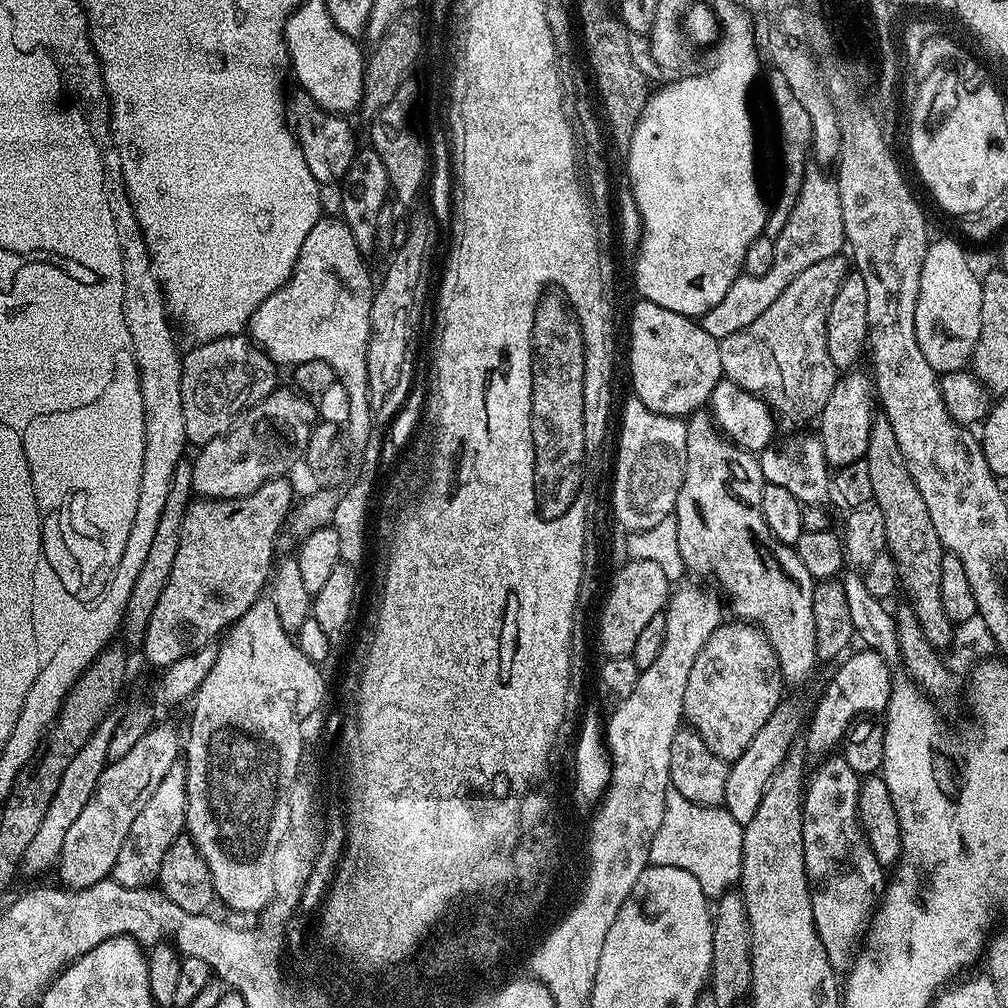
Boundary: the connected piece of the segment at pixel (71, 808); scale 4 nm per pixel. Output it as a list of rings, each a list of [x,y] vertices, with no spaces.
[[[108,714],[105,716],[88,738],[88,742],[80,748],[78,754],[68,764],[60,784],[58,784],[58,790],[56,790],[48,811],[46,811],[42,827],[38,830],[38,834],[34,834],[34,839],[30,841],[30,846],[26,849],[26,854],[22,858],[20,872],[23,875],[40,876],[43,872],[48,871],[51,867],[53,869],[57,865],[62,854],[62,846],[66,846],[66,834],[70,830],[70,825],[86,808],[86,803],[97,788],[98,778],[101,777],[109,763],[110,742],[106,742],[106,740],[108,740],[112,726],[117,726],[117,724],[118,720],[115,715]]]

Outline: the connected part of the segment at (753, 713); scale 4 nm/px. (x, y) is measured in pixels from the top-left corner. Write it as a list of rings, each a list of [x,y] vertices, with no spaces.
[[[721,622],[712,631],[710,638],[698,650],[698,658],[694,658],[694,666],[690,666],[690,678],[686,682],[686,694],[684,695],[683,719],[696,733],[722,758],[725,762],[736,760],[750,746],[754,734],[766,726],[766,718],[774,714],[774,710],[782,702],[780,691],[786,688],[784,678],[780,675],[780,663],[775,650],[764,637],[763,632],[751,622],[736,622],[740,624],[728,624]]]

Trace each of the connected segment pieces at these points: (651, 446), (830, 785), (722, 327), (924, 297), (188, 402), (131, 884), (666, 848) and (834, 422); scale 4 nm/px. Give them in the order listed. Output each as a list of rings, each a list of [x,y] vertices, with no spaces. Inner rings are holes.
[[[629,398],[624,404],[624,413],[620,416],[620,437],[615,437],[614,446],[616,442],[616,477],[610,480],[610,494],[612,490],[612,508],[616,511],[616,520],[620,524],[625,524],[625,529],[633,532],[641,532],[642,530],[650,530],[654,526],[658,526],[658,522],[671,517],[676,511],[676,499],[678,498],[678,490],[682,486],[682,478],[686,470],[686,430],[688,429],[687,423],[679,416],[667,416],[666,414],[658,414],[654,410],[650,410],[645,406],[641,400]]]
[[[832,754],[824,760],[816,768],[816,773],[809,775],[806,780],[806,787],[804,790],[804,821],[802,822],[802,850],[804,851],[804,877],[808,879],[808,898],[810,906],[812,907],[812,917],[814,918],[814,926],[818,938],[822,942],[822,946],[826,950],[826,958],[832,963],[833,968],[837,970],[844,970],[851,965],[854,959],[854,952],[852,947],[857,947],[858,941],[861,939],[862,933],[865,931],[866,925],[873,912],[876,911],[877,904],[880,903],[886,883],[886,868],[879,864],[878,859],[875,858],[874,850],[871,849],[870,842],[867,841],[867,836],[863,832],[863,827],[860,824],[858,804],[859,804],[859,790],[861,786],[861,777],[857,776],[854,770],[850,770],[850,766],[846,766],[843,755]]]
[[[808,170],[801,182],[801,193],[798,194],[794,210],[786,221],[779,239],[774,244],[772,265],[760,275],[741,274],[726,290],[726,298],[718,302],[704,316],[699,317],[698,323],[704,327],[706,334],[715,340],[725,340],[730,334],[742,330],[806,270],[806,266],[814,266],[814,262],[822,262],[822,258],[841,255],[845,247],[844,223],[842,222],[842,206],[838,198],[835,179],[824,172]],[[840,247],[842,249],[840,249]]]
[[[936,240],[929,243],[926,258],[922,262],[922,274],[918,286],[918,302],[914,306],[914,330],[918,334],[918,346],[926,354],[926,362],[937,374],[961,371],[971,361],[972,352],[982,330],[982,290],[981,277],[976,277],[964,248],[956,240]]]
[[[244,334],[223,336],[217,340],[205,340],[195,346],[197,348],[189,356],[187,353],[182,360],[180,393],[182,394],[189,445],[203,446],[209,444],[214,438],[225,436],[248,409],[265,400],[271,392],[276,391],[278,365],[264,352],[263,348]]]
[[[183,763],[170,766],[166,778],[158,790],[154,790],[150,802],[142,806],[142,814],[134,818],[134,826],[130,826],[130,834],[126,834],[126,842],[122,842],[122,851],[118,853],[118,862],[114,862],[111,879],[126,888],[148,888],[159,877],[160,867],[166,858],[166,850],[176,843],[185,831],[186,822],[186,770]]]
[[[670,786],[664,803],[662,826],[658,826],[654,834],[648,859],[658,866],[678,866],[678,870],[694,874],[705,896],[718,898],[739,879],[743,837],[744,825],[738,823],[727,809],[702,807],[683,798]]]
[[[848,370],[837,379],[834,390],[818,417],[818,435],[829,469],[835,470],[864,459],[874,419],[874,380],[867,371]]]

